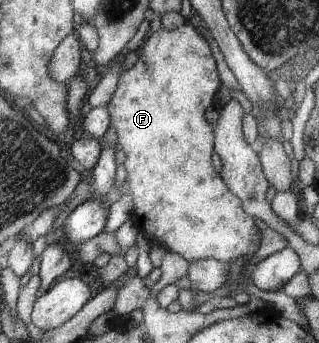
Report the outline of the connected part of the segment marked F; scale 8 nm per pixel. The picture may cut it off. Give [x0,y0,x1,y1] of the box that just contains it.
[105,21,261,264]

